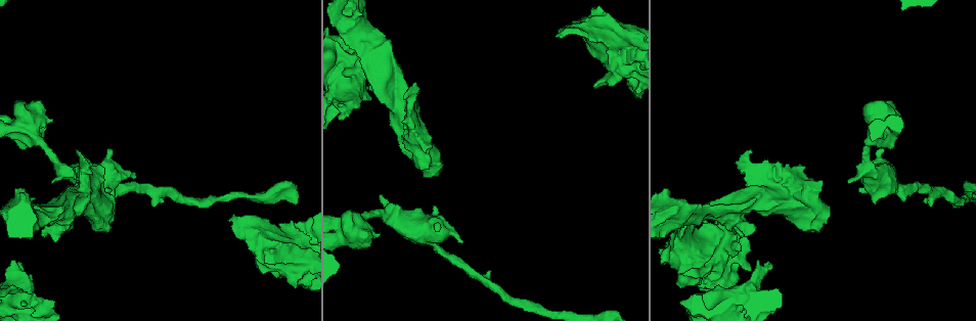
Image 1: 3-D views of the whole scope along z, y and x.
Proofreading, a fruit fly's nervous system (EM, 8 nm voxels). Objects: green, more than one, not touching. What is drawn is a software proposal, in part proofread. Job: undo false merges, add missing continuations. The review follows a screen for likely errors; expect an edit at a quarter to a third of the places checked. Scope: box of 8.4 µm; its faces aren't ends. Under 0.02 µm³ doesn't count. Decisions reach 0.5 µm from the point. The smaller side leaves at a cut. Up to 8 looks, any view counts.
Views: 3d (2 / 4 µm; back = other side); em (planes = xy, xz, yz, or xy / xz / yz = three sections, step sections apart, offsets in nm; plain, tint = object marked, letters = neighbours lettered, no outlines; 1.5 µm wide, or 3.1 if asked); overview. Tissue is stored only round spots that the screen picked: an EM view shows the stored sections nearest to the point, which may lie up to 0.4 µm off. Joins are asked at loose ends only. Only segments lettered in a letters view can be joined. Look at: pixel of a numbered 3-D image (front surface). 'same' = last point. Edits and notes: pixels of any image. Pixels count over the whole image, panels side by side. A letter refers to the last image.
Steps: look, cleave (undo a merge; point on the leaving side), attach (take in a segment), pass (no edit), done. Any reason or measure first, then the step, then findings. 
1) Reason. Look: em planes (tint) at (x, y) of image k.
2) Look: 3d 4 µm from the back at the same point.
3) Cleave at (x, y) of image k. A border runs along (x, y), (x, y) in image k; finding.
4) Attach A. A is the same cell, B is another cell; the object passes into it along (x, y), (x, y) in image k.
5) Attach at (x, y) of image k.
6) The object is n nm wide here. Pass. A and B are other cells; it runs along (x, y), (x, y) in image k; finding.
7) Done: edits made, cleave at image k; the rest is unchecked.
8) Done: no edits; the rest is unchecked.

An open end. Look: em xz step 4 (letters) at (106, 229) of image 1.

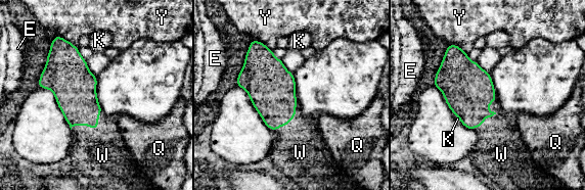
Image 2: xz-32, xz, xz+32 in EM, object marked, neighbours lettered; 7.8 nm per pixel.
Attach W. W is the same cell, E, K, Q and Y are other cells; the object passes into it along (468, 93), (490, 116), (500, 146) in image 2; the neuron continues.

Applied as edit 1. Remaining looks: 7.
An open end. Look: 3d 4 µm at (380, 196) of image 1.

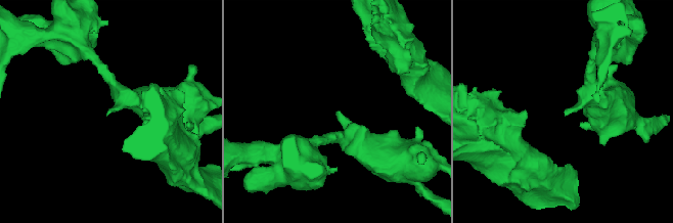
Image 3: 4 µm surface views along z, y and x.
Look: em planes (letters) at (107, 115) of image 3.

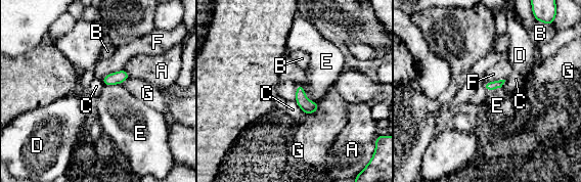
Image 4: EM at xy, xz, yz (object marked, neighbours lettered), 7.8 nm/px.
Pass. A, B, C, D, E, F and G are other cells; a border runs along (302, 84), (306, 96), (318, 104) in image 4; none of them fits.

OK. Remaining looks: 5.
Look: em 3.1 µm xy step 16 (tint) at (13, 127) of image 1.

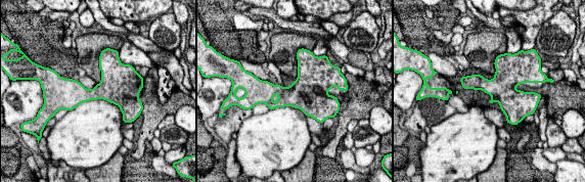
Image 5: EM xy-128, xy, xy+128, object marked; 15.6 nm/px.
Another direction. Look: em 3.1 µm planes (letters) at the same point.

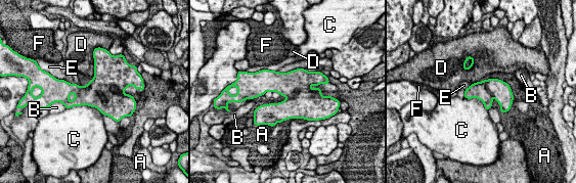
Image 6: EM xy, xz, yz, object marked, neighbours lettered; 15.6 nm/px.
The longest contact is with C, 600 nm. Pass. A, B, C, D, E and F are other cells; a border runs along (67, 107), (90, 105), (103, 115) in image 6; one neuron here.

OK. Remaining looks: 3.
Done: edits made, attach at image 2; the rest is unchecked.

